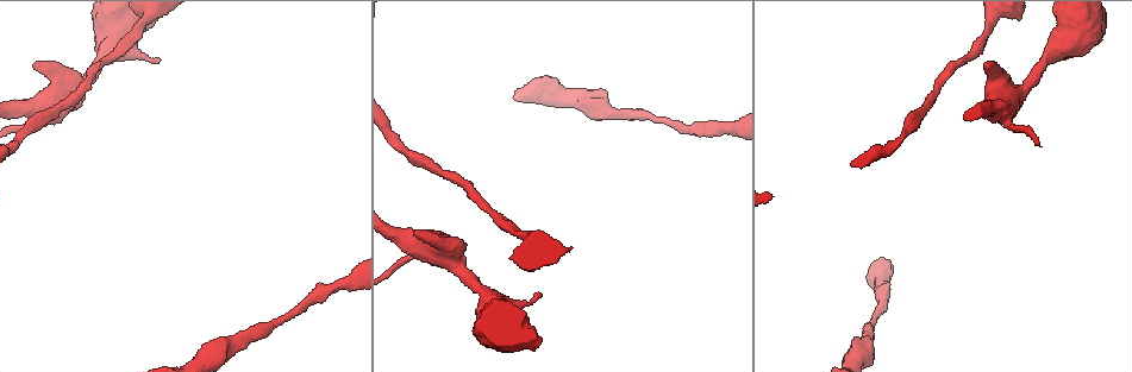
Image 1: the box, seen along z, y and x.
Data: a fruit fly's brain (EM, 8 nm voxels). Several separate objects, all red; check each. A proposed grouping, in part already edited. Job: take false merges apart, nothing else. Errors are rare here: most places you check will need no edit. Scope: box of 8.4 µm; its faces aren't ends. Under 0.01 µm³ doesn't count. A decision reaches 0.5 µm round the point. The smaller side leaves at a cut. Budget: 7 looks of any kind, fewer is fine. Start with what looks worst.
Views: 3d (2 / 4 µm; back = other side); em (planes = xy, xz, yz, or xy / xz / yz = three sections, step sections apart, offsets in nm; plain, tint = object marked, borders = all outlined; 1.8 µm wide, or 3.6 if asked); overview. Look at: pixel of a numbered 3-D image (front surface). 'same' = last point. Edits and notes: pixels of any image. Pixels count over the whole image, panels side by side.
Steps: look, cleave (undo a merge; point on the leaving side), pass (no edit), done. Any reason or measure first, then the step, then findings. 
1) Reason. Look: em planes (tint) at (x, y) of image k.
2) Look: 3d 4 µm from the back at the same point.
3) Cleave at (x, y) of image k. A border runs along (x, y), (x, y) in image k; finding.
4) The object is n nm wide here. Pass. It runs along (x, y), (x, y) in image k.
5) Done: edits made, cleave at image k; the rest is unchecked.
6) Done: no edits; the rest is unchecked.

Calibre changes. Look: 3d 4 µm at (106, 54) of image 1.

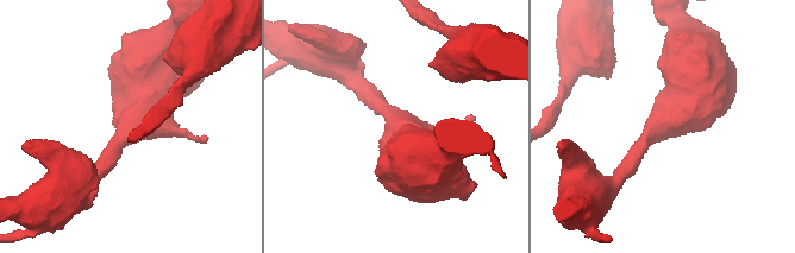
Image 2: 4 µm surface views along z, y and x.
Now the EM. Look: em 3.6 µm planes (tint) at (659, 128) of image 2.

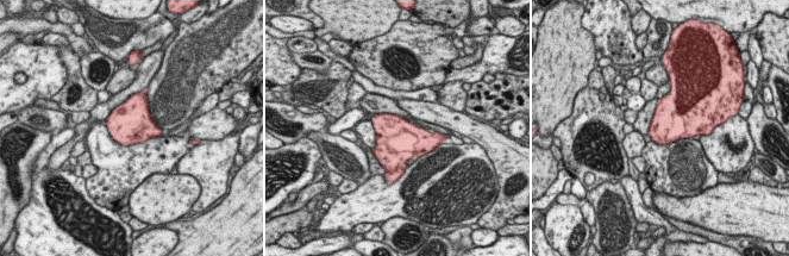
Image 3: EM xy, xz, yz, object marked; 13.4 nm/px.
Pass. All the same neuron.

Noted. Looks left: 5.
Narrows sharply. Look: 3d 4 µm at (900, 137) of image 1.

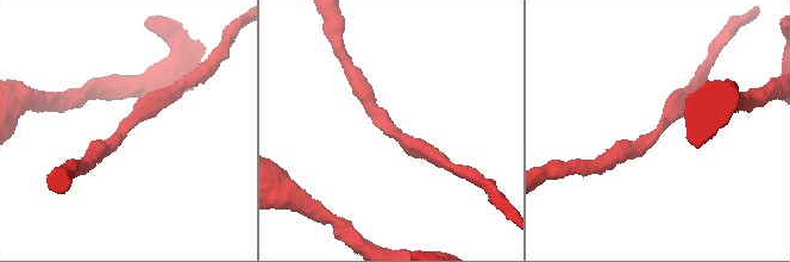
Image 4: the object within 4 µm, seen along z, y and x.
The arms are 280, 280 nm wide. Look: em planes (tint) at (387, 126) of image 4.

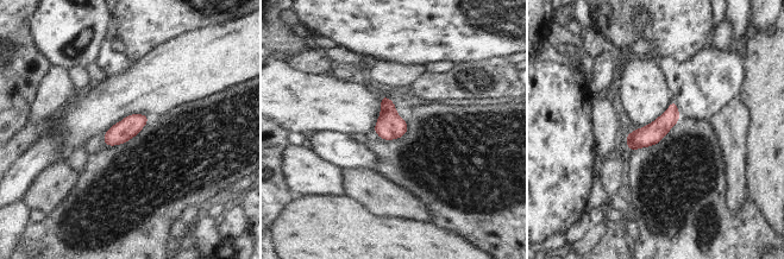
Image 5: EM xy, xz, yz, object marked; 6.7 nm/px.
Pass. It runs along (673, 103), (671, 114), (631, 146) in image 5; all the same neuron.

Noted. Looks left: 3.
Two arms at a narrow angle. Look: em 3.6 µm yz step 4 (tint) at (1006, 109) of image 1.

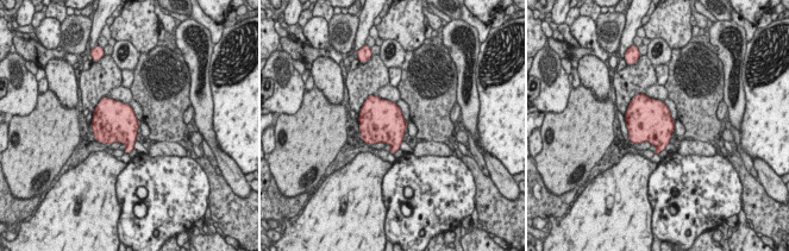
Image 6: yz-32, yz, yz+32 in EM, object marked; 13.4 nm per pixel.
Look: em 3.6 µm planes (tint) at the same point.

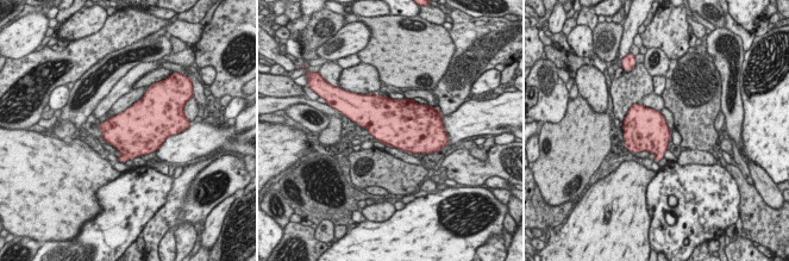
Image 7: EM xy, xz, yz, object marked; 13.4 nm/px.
Pass. All the same neuron.

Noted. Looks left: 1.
Done: no edits; the rest is unchecked.

